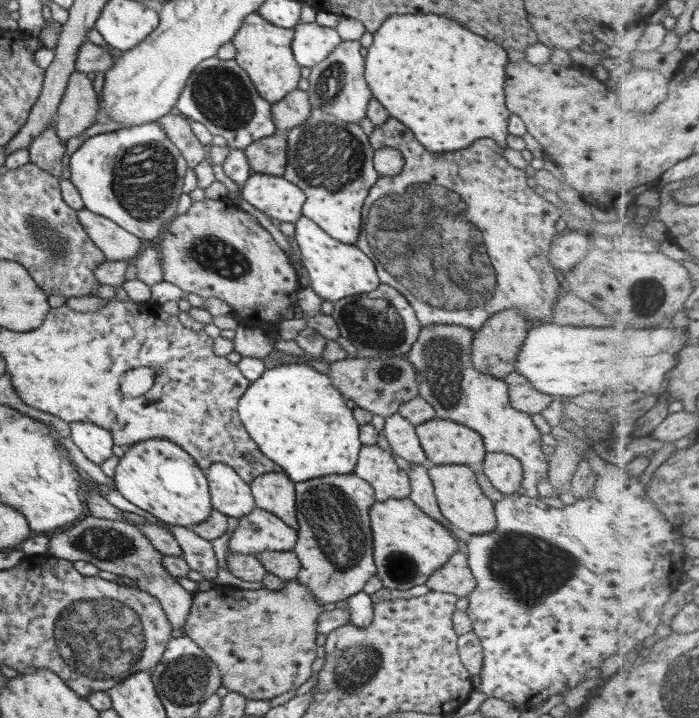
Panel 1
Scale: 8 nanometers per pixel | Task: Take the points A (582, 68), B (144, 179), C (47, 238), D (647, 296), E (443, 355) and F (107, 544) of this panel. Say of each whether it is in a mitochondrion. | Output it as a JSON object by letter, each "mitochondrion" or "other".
{"A":"other","B":"mitochondrion","C":"mitochondrion","D":"mitochondrion","E":"mitochondrion","F":"mitochondrion"}

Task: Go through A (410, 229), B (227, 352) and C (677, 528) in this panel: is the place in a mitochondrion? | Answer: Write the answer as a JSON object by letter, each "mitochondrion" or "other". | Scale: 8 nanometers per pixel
{"A":"mitochondrion","B":"other","C":"other"}

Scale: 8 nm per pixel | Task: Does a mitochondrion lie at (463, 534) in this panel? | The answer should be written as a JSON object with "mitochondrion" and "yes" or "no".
{"mitochondrion":"no"}

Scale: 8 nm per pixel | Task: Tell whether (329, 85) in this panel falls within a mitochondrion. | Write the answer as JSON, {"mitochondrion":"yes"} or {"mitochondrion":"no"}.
{"mitochondrion":"yes"}

